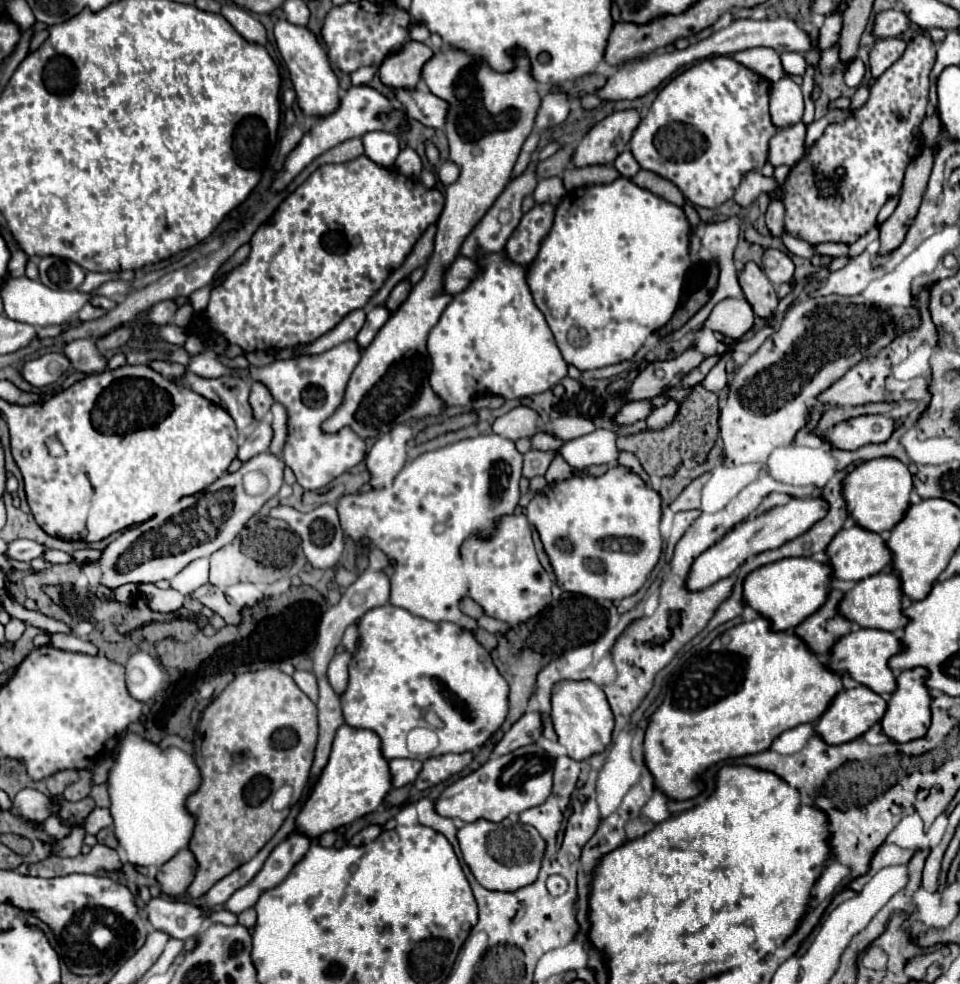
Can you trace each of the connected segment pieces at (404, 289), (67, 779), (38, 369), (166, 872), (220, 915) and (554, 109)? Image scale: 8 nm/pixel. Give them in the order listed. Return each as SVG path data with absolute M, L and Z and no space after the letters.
M404 278L402 282L398 282L398 286L394 286L394 290L392 290L392 294L390 294L390 298L386 300L386 306L394 312L402 302L404 302L404 298L408 296L408 292L412 290L412 284L410 284L410 280L408 278Z
M60 770L60 772L52 774L52 776L48 776L46 784L48 784L50 794L56 796L56 794L64 792L64 788L66 788L68 784L76 782L76 780L78 780L78 772L76 772L76 770Z
M50 352L44 354L36 360L30 360L22 366L22 376L34 386L34 388L44 388L50 384L56 384L62 374L70 368L70 362L60 354L60 352Z
M188 848L180 850L170 862L160 868L158 882L164 894L182 894L188 890L194 874L198 870L198 862L194 862L194 854Z
M214 910L212 914L210 914L210 924L216 924L216 922L220 922L220 924L226 924L226 926L234 926L236 922L238 922L238 918L232 914L232 912L228 912L228 910Z
M548 92L542 98L542 104L538 108L538 116L536 116L536 128L538 130L548 130L556 124L562 124L566 120L570 112L570 102L566 98L566 94L562 92Z

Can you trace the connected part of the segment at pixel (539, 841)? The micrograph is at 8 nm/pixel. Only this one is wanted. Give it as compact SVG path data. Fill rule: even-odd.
M476 820L458 830L458 842L464 856L464 862L470 866L474 878L488 890L514 892L522 886L528 886L538 878L542 858L546 852L546 842L534 830L534 826L522 824L520 820L502 820L500 824L488 820Z

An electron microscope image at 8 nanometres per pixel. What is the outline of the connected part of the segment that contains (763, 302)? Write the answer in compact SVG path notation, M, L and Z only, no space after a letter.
M748 262L746 268L740 272L740 286L744 290L746 300L752 304L754 314L770 320L774 318L776 306L778 306L778 296L768 280L768 276L762 272L762 268L754 262Z

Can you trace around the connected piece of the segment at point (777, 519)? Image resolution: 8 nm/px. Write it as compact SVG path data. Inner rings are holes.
M814 496L814 498L792 498L788 504L784 506L776 506L756 518L748 518L744 520L740 526L732 528L720 542L716 542L712 548L708 548L702 556L696 558L696 562L692 564L690 576L688 576L688 590L704 590L708 586L712 586L714 582L734 574L734 570L738 566L742 566L746 562L748 556L756 556L760 552L766 550L774 550L780 548L782 544L802 536L806 530L810 530L810 526L814 526L818 520L822 520L826 516L826 500L822 496Z

